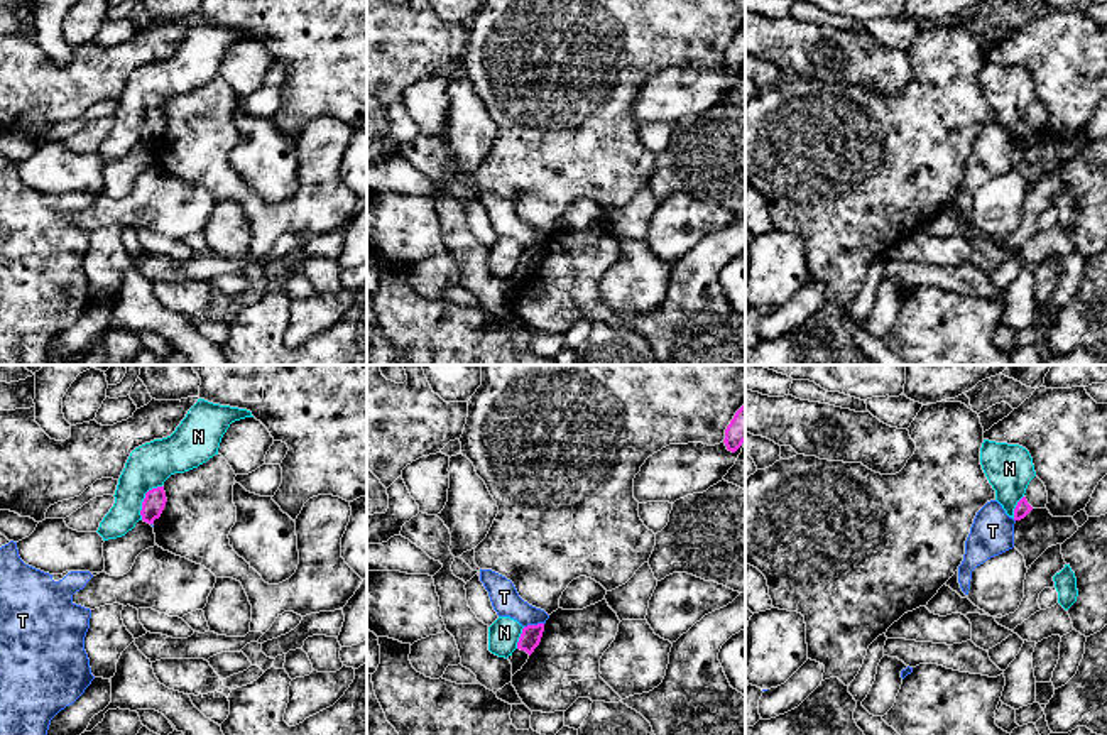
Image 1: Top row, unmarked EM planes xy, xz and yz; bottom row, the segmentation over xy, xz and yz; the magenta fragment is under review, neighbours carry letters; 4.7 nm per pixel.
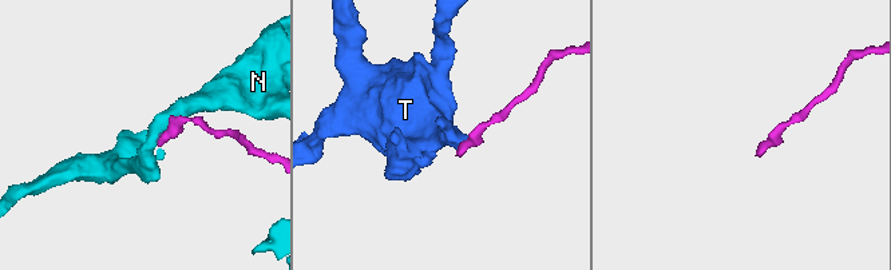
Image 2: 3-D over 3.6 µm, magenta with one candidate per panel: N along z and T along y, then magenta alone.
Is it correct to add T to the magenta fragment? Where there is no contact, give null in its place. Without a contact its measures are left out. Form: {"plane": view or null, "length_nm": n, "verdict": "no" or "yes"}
{"plane": "xz", "length_nm": 100, "verdict": "no"}

